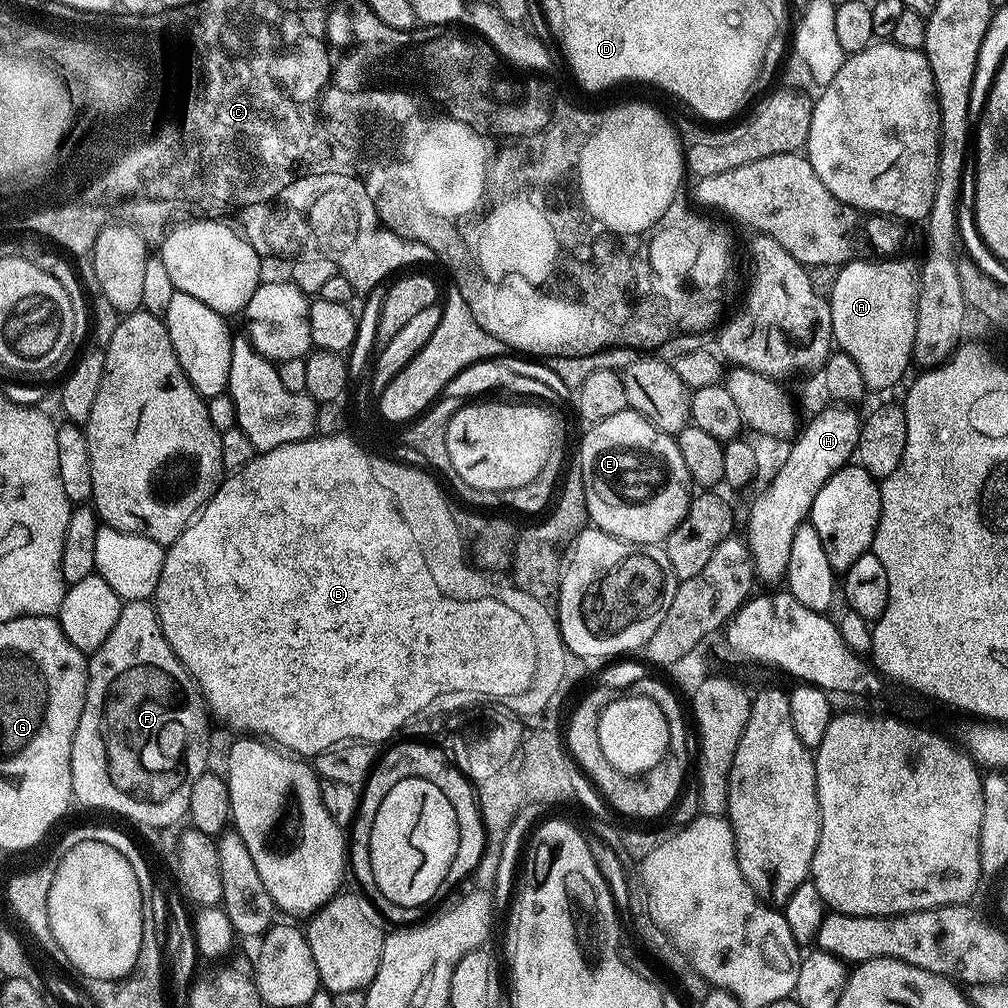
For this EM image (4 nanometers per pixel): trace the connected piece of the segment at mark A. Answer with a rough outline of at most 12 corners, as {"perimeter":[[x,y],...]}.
{"perimeter":[[853,258],[832,284],[832,339],[865,389],[913,363],[918,280]]}

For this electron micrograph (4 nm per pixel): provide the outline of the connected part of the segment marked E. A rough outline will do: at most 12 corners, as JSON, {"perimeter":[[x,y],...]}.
{"perimeter":[[631,410],[591,425],[588,519],[660,544],[694,495],[682,450]]}

